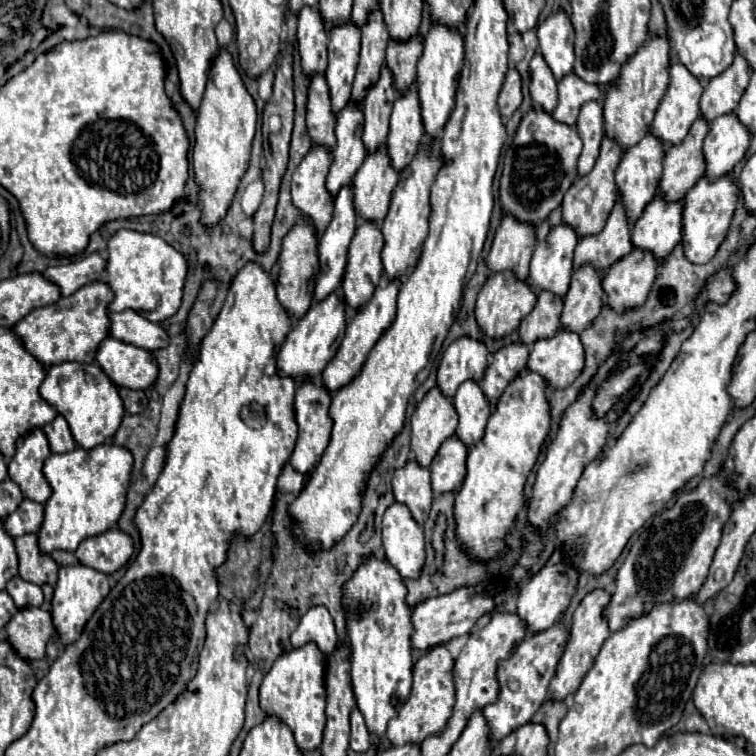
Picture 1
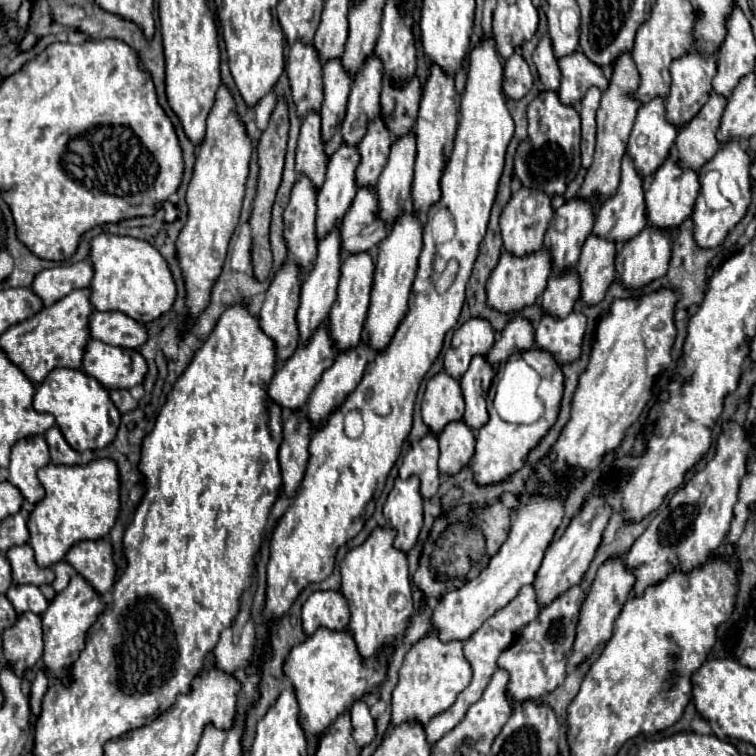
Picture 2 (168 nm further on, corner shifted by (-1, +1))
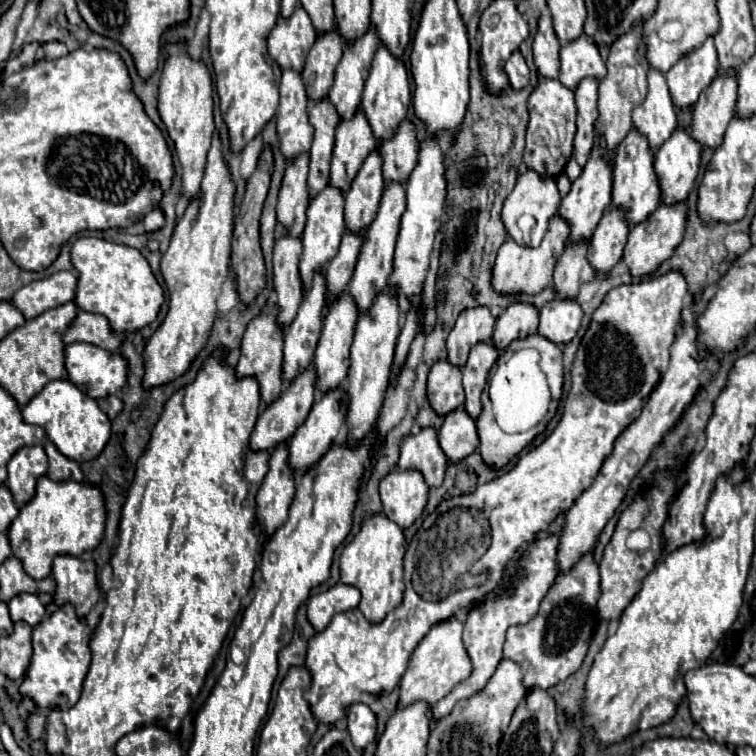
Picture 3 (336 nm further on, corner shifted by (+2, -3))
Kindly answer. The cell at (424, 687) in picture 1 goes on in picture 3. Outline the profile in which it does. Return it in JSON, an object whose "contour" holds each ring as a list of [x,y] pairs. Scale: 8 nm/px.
{"contour":[[[449,618],[445,622],[435,624],[427,632],[427,636],[417,644],[417,648],[411,654],[411,662],[401,678],[401,686],[399,686],[401,708],[419,700],[425,700],[433,706],[437,700],[447,696],[455,684],[463,682],[471,674],[471,660],[463,646],[461,630],[463,630],[463,624],[457,618]]]}

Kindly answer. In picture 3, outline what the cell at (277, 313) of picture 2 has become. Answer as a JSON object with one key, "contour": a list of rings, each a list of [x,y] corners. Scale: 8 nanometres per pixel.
{"contour":[[[271,306],[267,312],[261,312],[261,316],[257,316],[241,342],[241,356],[239,356],[239,364],[235,368],[237,378],[245,378],[251,376],[259,382],[259,390],[261,390],[261,400],[263,404],[271,402],[271,398],[279,398],[279,390],[283,390],[283,380],[281,380],[281,364],[283,364],[283,332],[275,320],[277,316],[277,306]]]}

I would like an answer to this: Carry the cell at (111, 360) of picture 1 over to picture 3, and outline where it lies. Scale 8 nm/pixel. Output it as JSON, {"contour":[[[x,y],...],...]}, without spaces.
{"contour":[[[73,342],[65,346],[65,370],[71,384],[79,386],[89,398],[105,398],[117,394],[127,384],[127,362],[119,352],[107,352],[87,342]]]}

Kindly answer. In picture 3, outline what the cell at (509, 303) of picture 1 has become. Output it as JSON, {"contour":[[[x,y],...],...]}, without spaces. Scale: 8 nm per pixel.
{"contour":[[[555,214],[551,218],[547,234],[539,248],[519,246],[513,238],[507,238],[503,242],[503,246],[499,248],[497,262],[493,268],[493,288],[501,294],[519,294],[519,292],[539,294],[543,288],[553,284],[553,268],[557,262],[557,252],[559,252],[559,256],[563,254],[567,240],[569,240],[569,226],[567,226],[567,222],[563,222],[563,218],[559,218],[559,214]]]}

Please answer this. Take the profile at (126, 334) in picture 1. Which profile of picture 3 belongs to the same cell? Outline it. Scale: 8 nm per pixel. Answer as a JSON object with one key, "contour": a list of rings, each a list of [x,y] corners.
{"contour":[[[79,310],[67,332],[63,334],[63,342],[89,342],[95,346],[101,346],[103,350],[115,352],[121,346],[121,338],[115,336],[115,332],[109,326],[109,320],[101,314],[91,314],[85,310]]]}

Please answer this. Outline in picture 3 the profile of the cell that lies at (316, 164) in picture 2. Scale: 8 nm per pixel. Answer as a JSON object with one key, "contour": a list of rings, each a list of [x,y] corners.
{"contour":[[[301,154],[287,166],[277,200],[277,226],[291,236],[299,236],[305,228],[305,212],[309,206],[307,192],[309,154]]]}

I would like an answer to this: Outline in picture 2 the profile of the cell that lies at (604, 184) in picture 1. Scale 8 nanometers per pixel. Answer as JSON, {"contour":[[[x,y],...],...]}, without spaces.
{"contour":[[[622,54],[616,64],[614,64],[614,74],[612,74],[612,82],[610,86],[604,90],[602,94],[602,102],[596,114],[596,122],[598,122],[598,134],[596,134],[596,152],[594,152],[594,162],[592,166],[586,170],[584,182],[578,190],[578,198],[588,200],[592,196],[598,196],[600,200],[610,198],[610,194],[614,194],[614,190],[618,190],[618,182],[620,182],[620,162],[626,154],[626,142],[628,136],[632,132],[634,126],[634,118],[636,118],[636,110],[638,110],[638,102],[634,98],[630,98],[628,94],[632,90],[636,90],[638,86],[638,70],[630,58],[630,54]]]}

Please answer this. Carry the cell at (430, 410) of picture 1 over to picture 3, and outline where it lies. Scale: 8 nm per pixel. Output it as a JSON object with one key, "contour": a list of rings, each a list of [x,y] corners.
{"contour":[[[437,360],[429,372],[427,396],[433,410],[441,416],[463,406],[465,392],[461,384],[461,368],[451,366],[447,360]]]}

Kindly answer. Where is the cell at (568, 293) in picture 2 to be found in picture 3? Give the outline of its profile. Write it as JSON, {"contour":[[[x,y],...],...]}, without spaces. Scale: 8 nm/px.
{"contour":[[[589,240],[577,242],[565,248],[563,256],[559,258],[555,266],[553,286],[559,298],[575,298],[579,292],[579,286],[595,278],[595,268],[587,260]]]}

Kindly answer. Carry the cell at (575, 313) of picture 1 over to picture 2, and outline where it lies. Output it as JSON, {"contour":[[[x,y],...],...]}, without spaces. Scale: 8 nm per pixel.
{"contour":[[[588,236],[576,264],[580,276],[580,302],[584,306],[596,306],[604,300],[608,286],[616,280],[614,272],[616,246],[598,236]]]}

